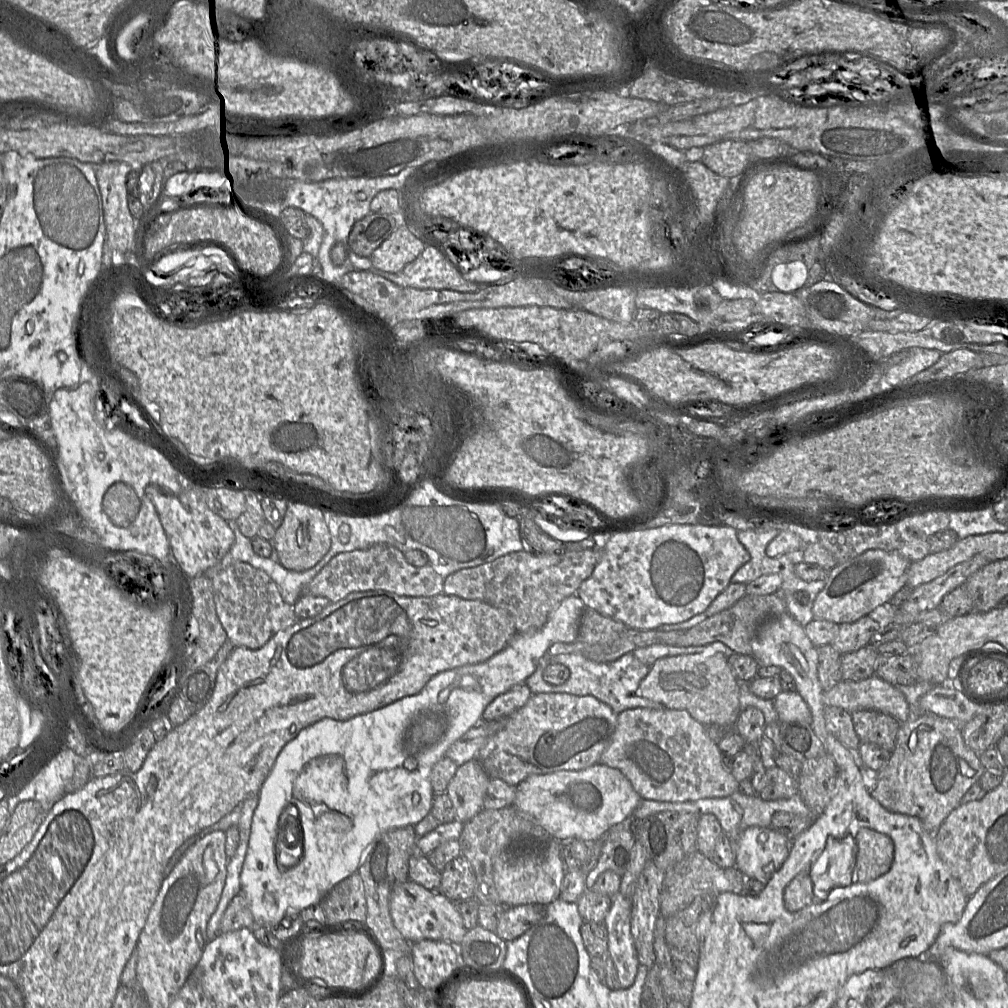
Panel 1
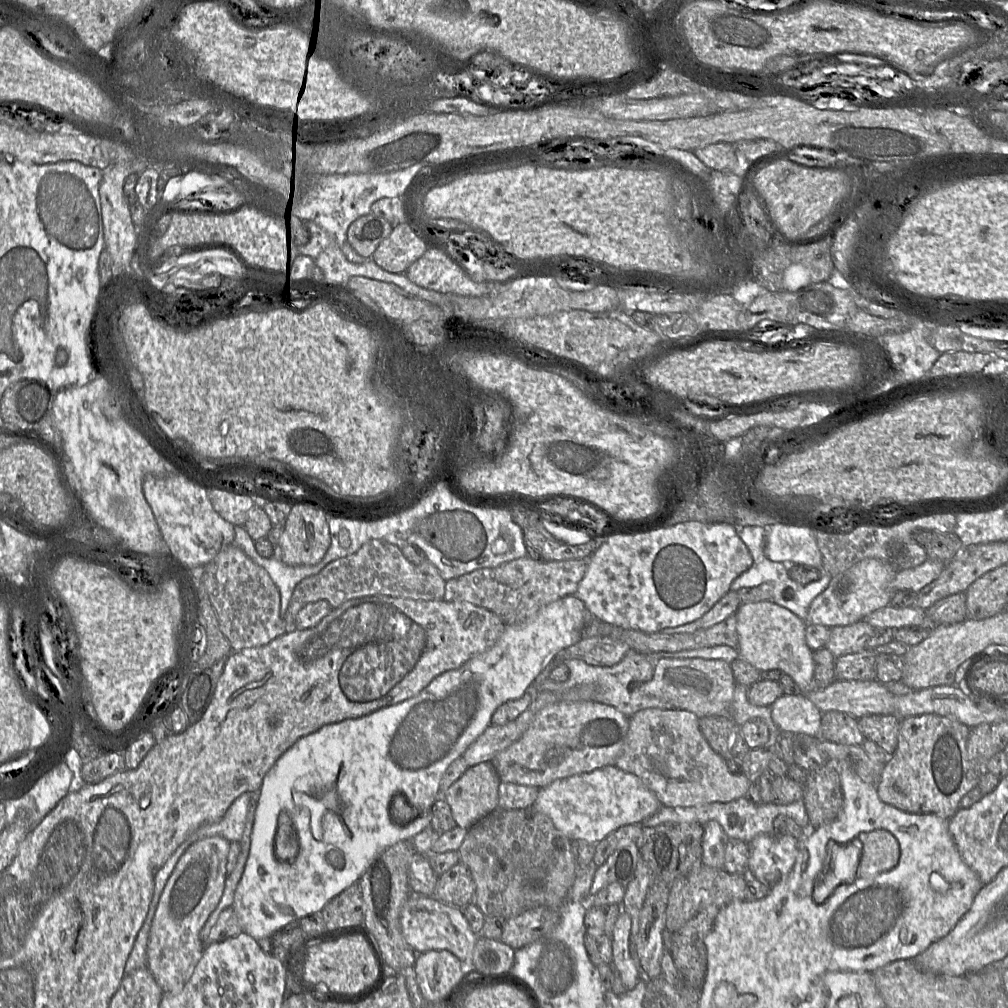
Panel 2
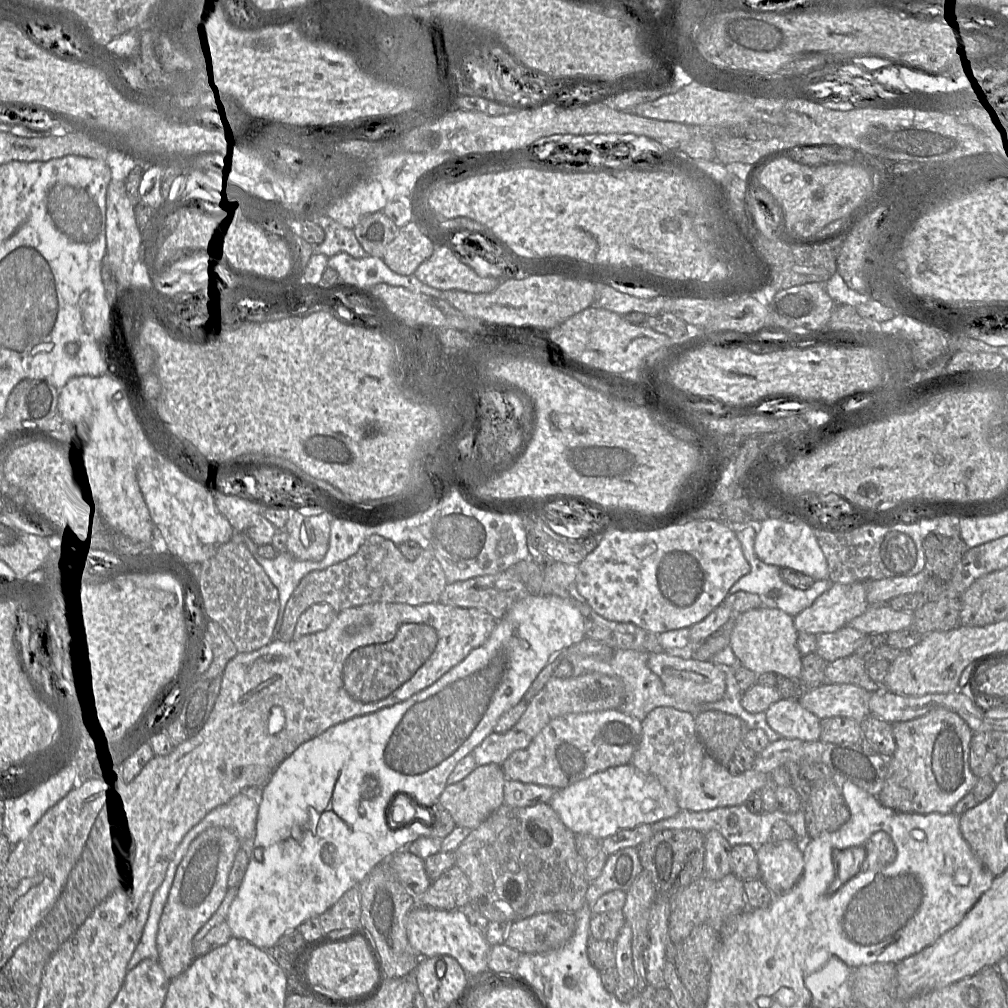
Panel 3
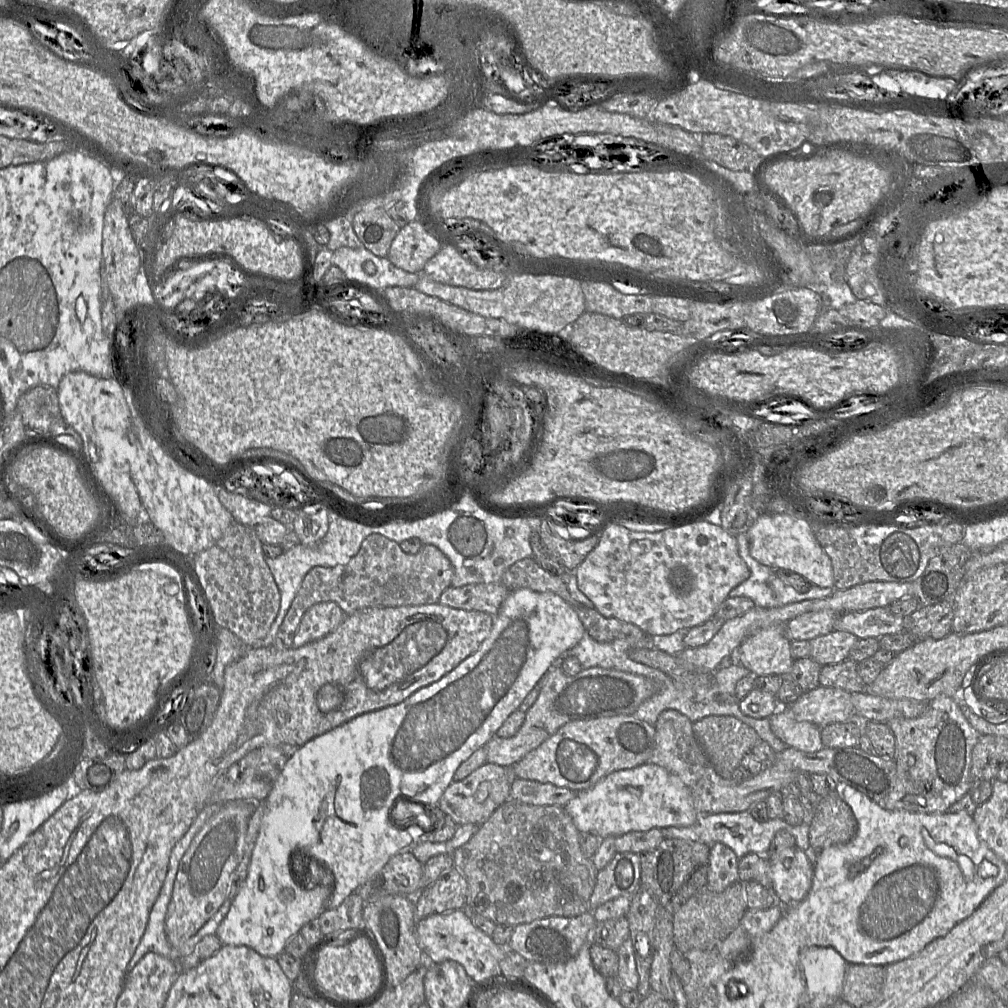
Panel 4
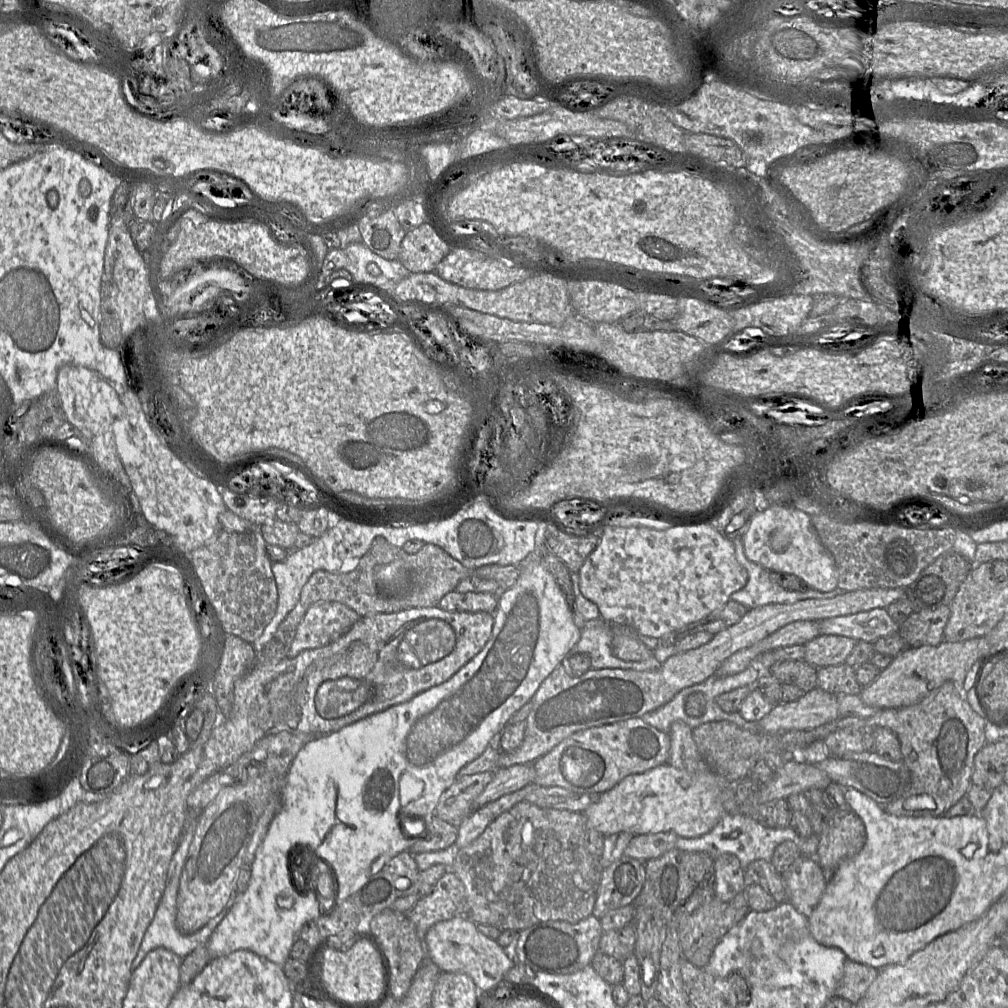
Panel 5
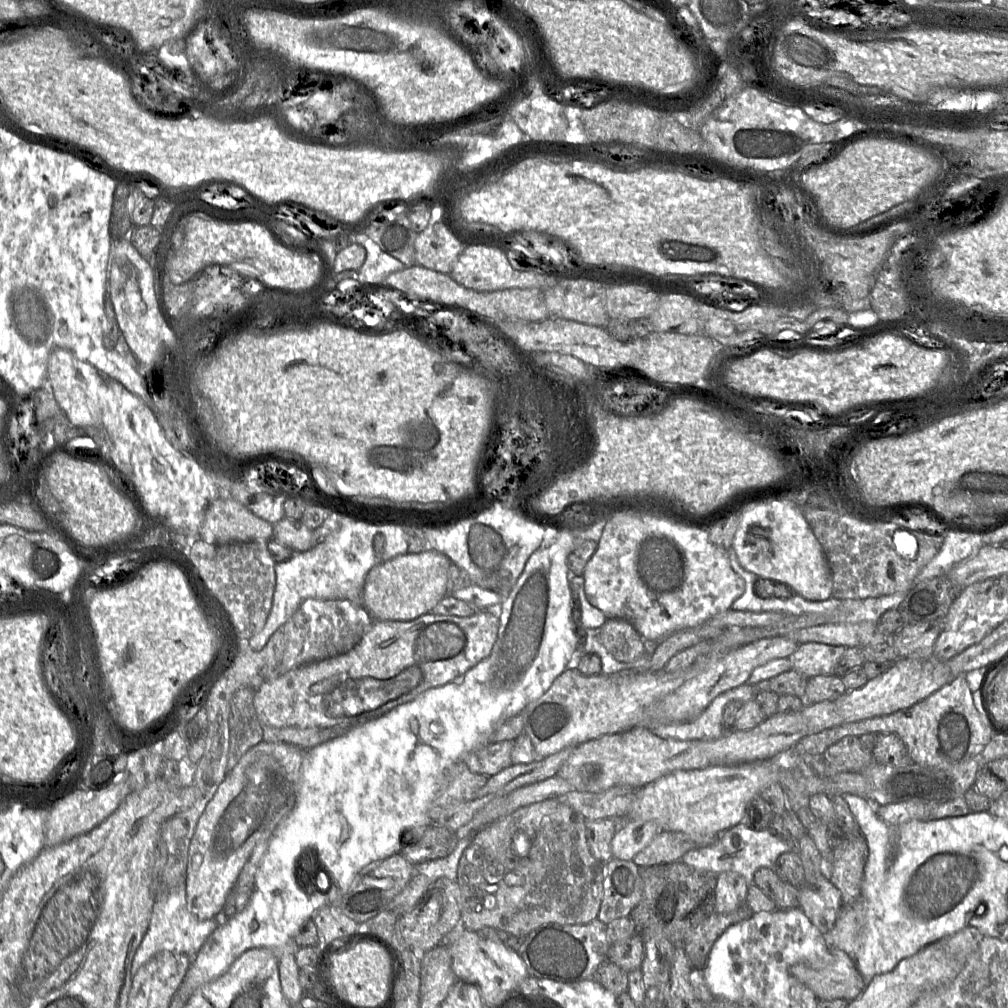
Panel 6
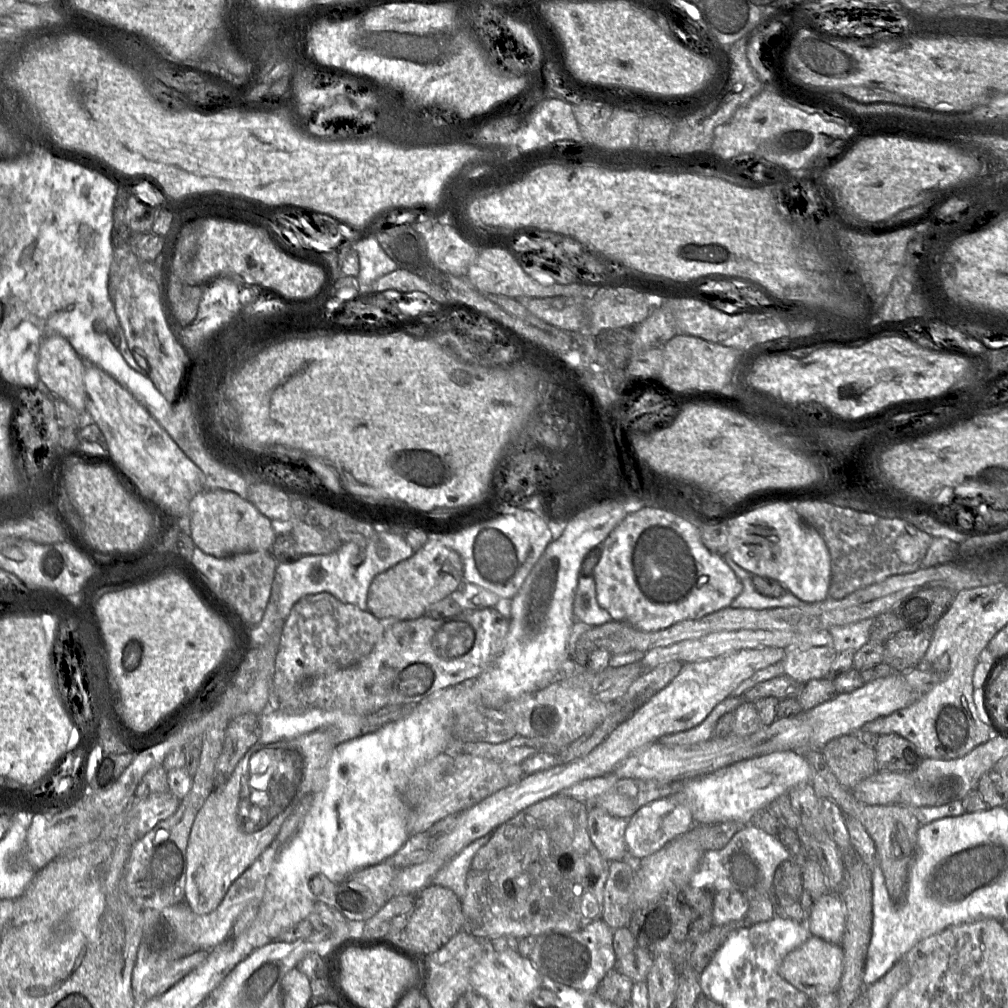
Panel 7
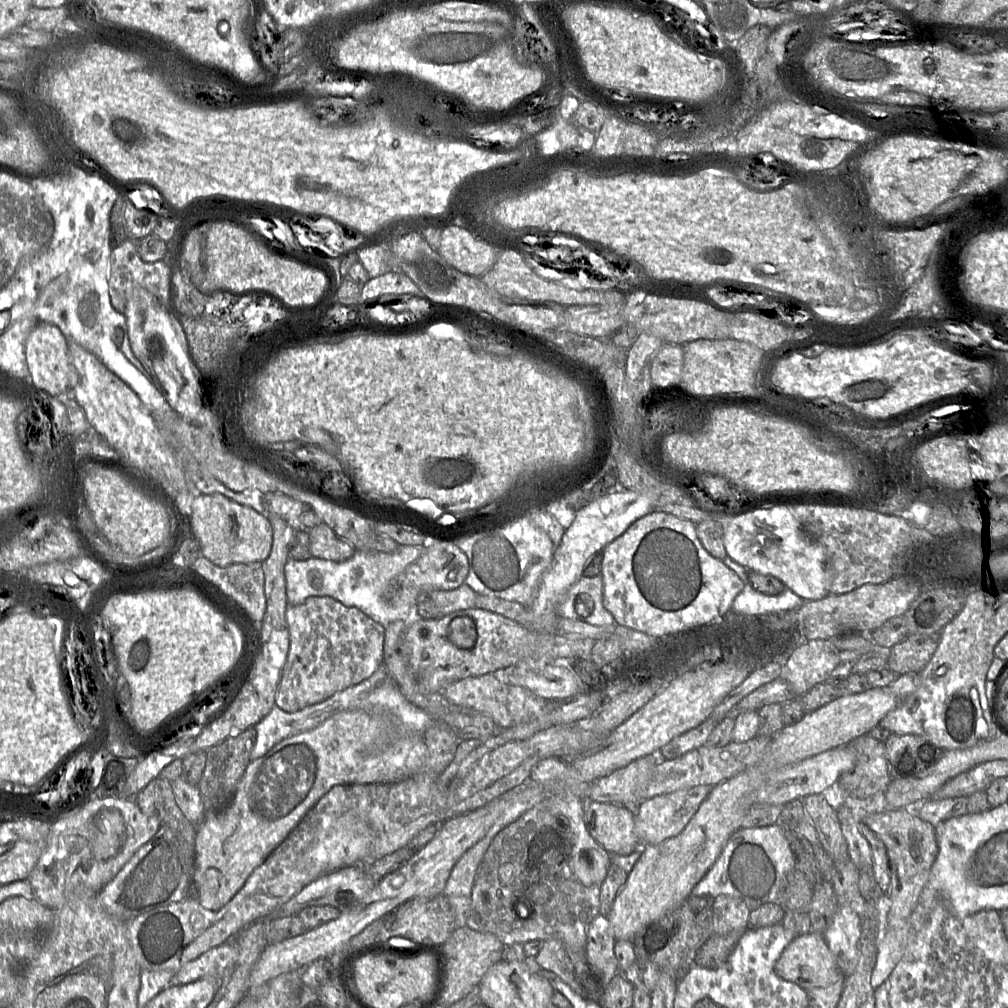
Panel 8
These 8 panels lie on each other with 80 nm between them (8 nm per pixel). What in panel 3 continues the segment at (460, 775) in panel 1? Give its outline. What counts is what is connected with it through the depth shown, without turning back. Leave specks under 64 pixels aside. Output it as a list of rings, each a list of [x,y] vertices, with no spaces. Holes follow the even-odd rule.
[[[499,764],[477,765],[461,781],[447,785],[438,802],[451,814],[457,826],[467,827],[472,830],[504,803],[506,779],[503,768]]]

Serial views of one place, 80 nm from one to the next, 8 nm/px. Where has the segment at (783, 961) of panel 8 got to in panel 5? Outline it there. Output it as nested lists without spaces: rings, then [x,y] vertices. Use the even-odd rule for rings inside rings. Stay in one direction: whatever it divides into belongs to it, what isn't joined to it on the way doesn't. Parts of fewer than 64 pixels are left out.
[[[847,958],[844,964],[844,974],[835,991],[835,997],[843,998],[855,1005],[864,997],[878,972],[876,968]]]

